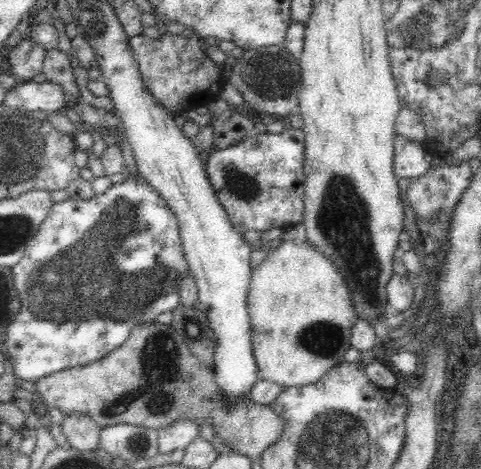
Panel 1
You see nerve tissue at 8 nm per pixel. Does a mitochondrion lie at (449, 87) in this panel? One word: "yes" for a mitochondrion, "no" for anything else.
no

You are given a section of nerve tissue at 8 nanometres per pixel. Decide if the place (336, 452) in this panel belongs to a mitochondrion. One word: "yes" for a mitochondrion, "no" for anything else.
yes

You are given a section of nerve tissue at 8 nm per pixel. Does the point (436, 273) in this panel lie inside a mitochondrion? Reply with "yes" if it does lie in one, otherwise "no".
no

